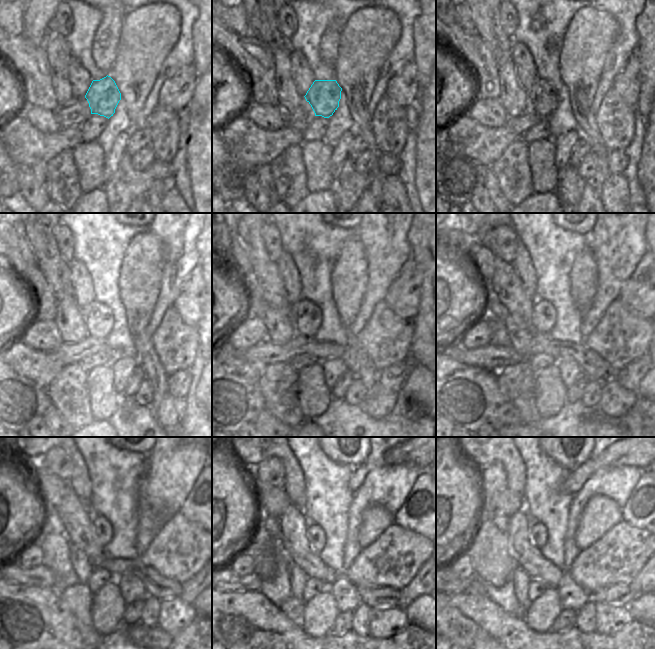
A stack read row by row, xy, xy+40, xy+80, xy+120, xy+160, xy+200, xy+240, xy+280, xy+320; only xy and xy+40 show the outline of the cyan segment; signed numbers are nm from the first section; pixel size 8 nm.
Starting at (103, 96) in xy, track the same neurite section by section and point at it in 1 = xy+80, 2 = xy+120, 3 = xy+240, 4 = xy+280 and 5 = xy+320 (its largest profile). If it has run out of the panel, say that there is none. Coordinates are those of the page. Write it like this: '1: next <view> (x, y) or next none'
1: next xy+80 (544, 98)
2: next xy+120 (98, 317)
3: next xy+240 (91, 534)
4: next xy+280 (315, 534)
5: next xy+320 (539, 534)

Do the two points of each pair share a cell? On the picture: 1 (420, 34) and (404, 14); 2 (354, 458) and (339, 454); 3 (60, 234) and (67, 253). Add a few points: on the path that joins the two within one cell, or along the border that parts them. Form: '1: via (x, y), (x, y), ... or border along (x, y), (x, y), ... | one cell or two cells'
1: border along (421, 10), (413, 23), (414, 47) | two cells
2: via (350, 457), (343, 454) | one cell
3: via (63, 239), (65, 248) | one cell

